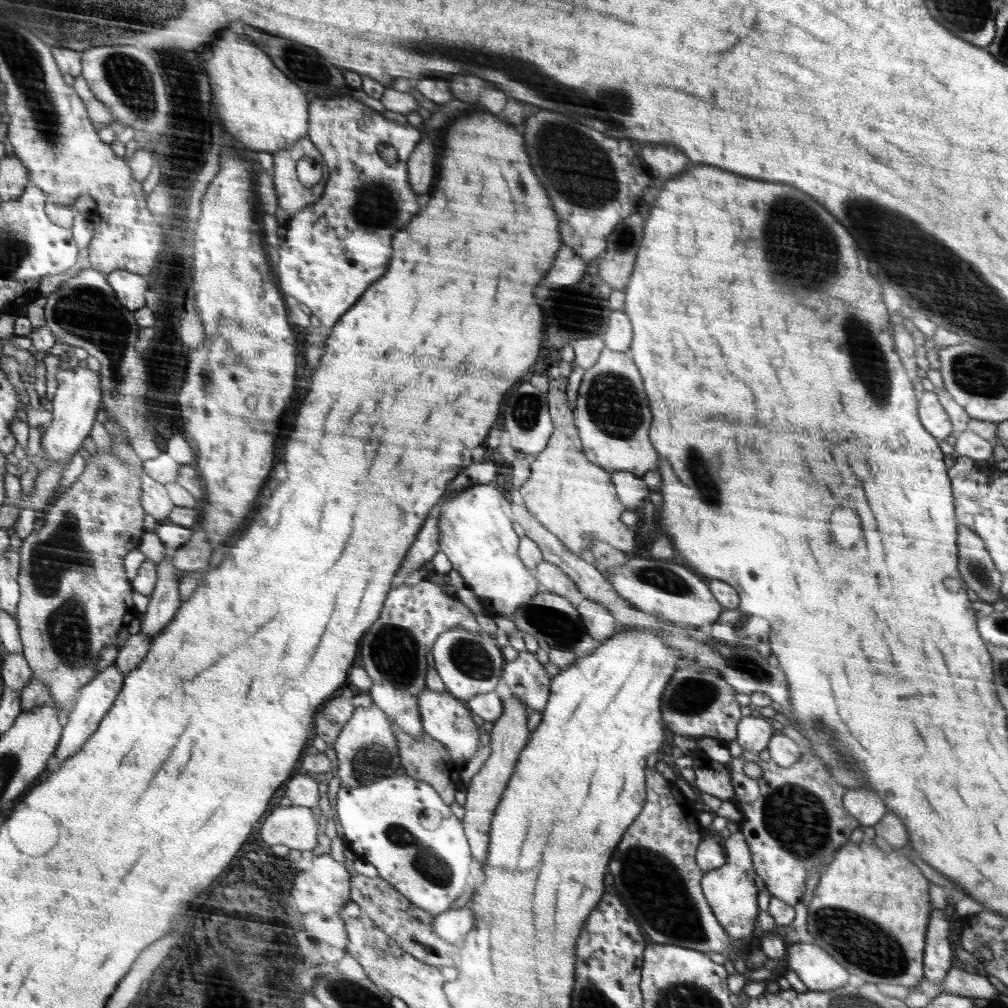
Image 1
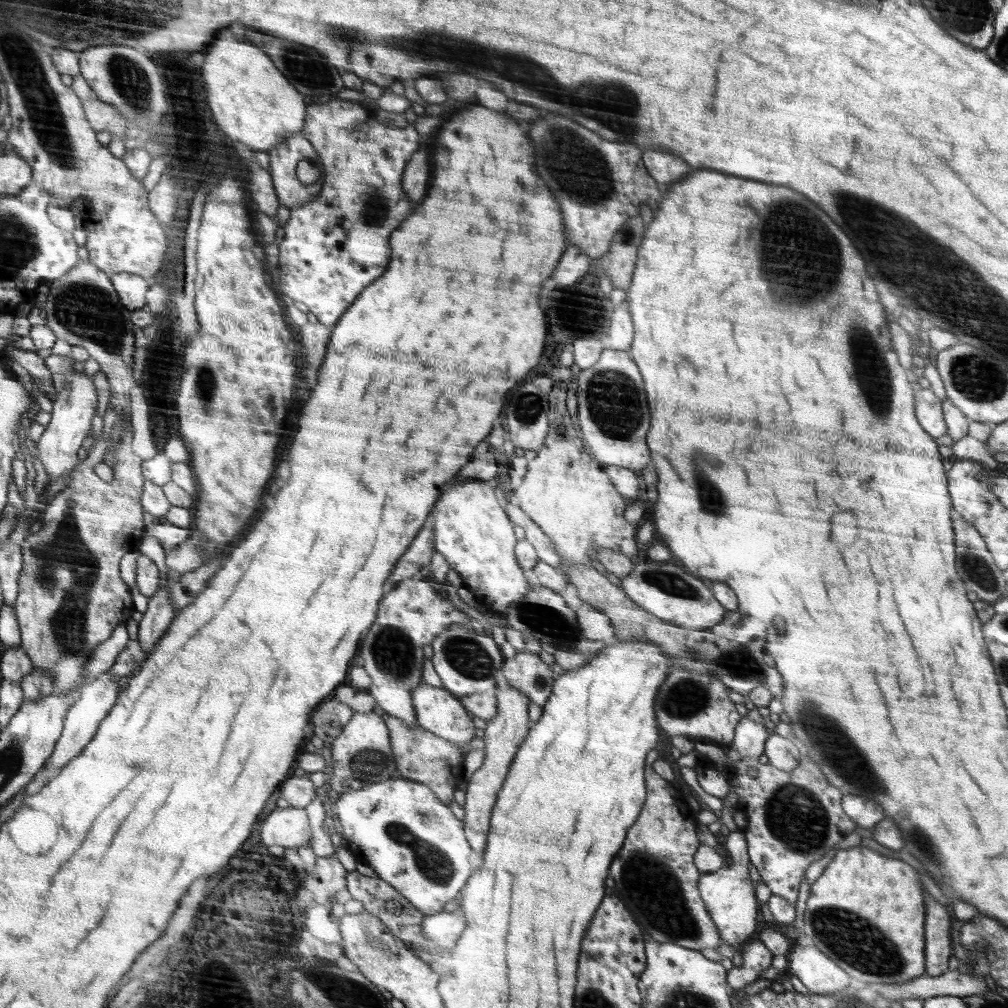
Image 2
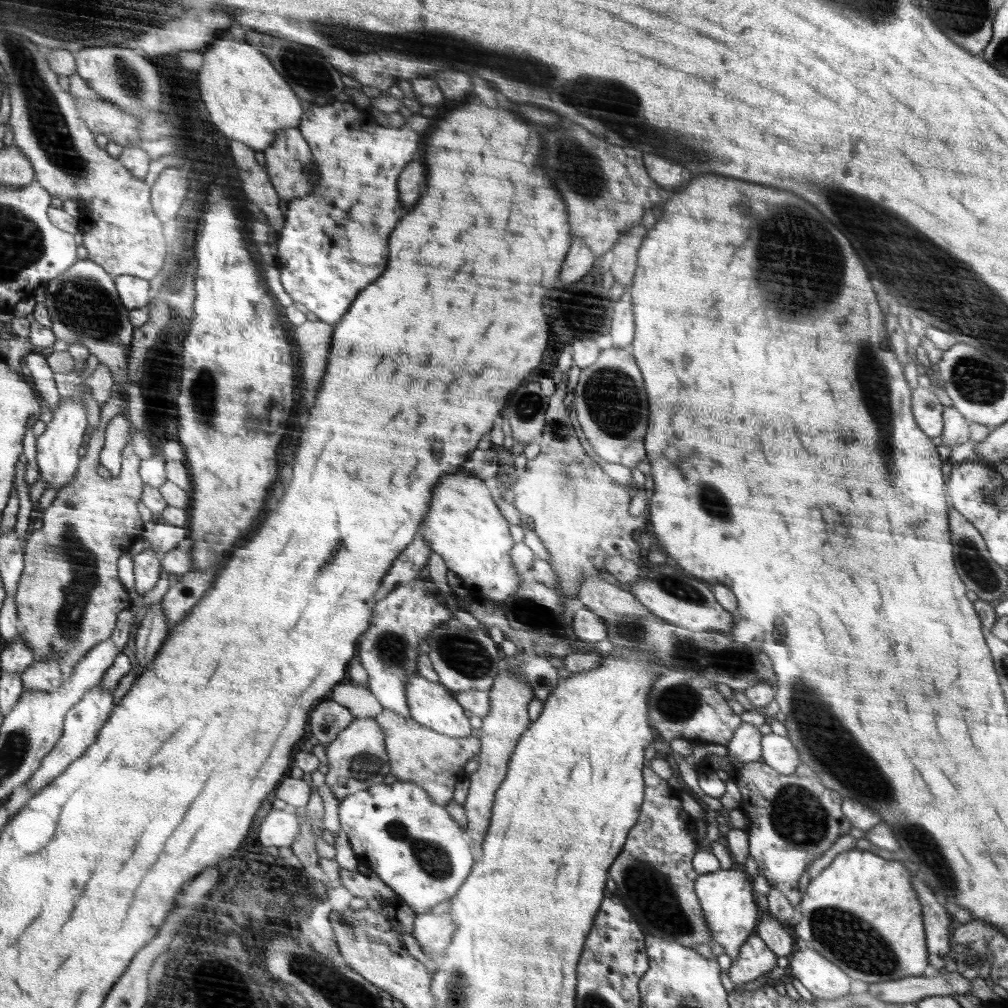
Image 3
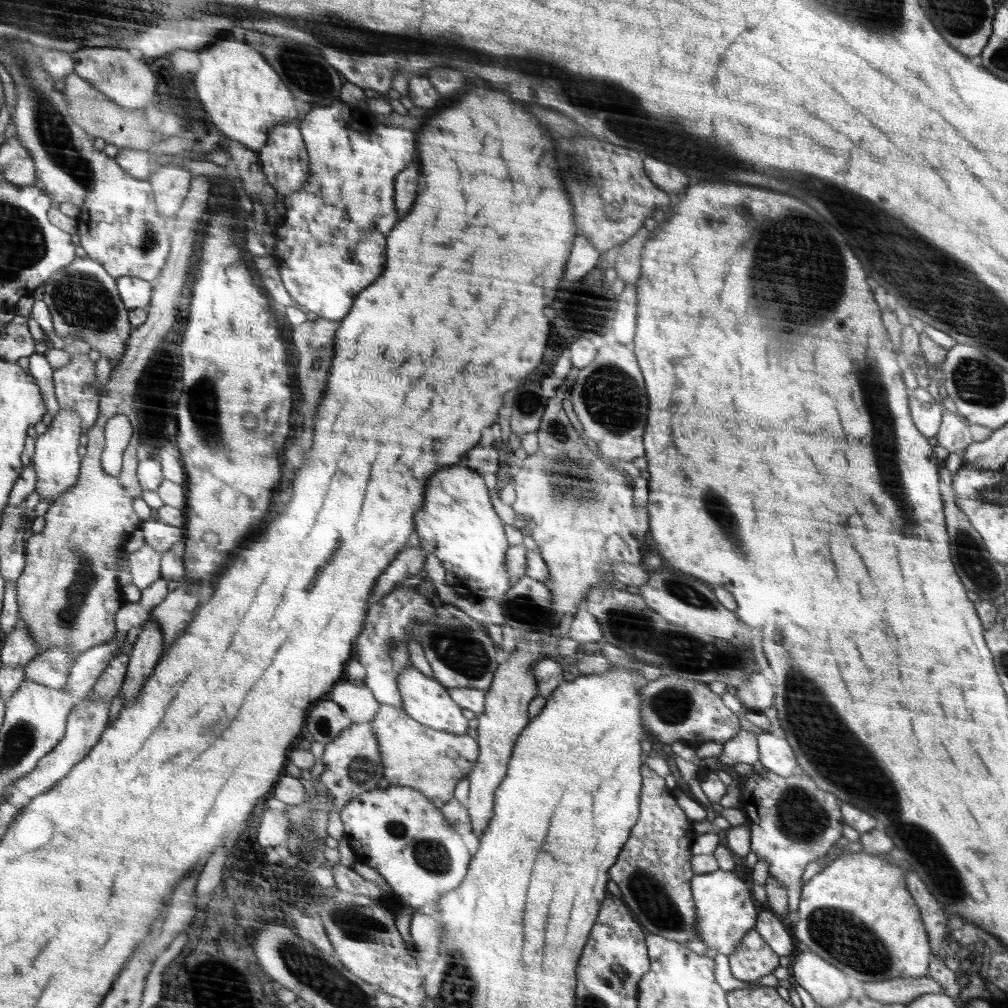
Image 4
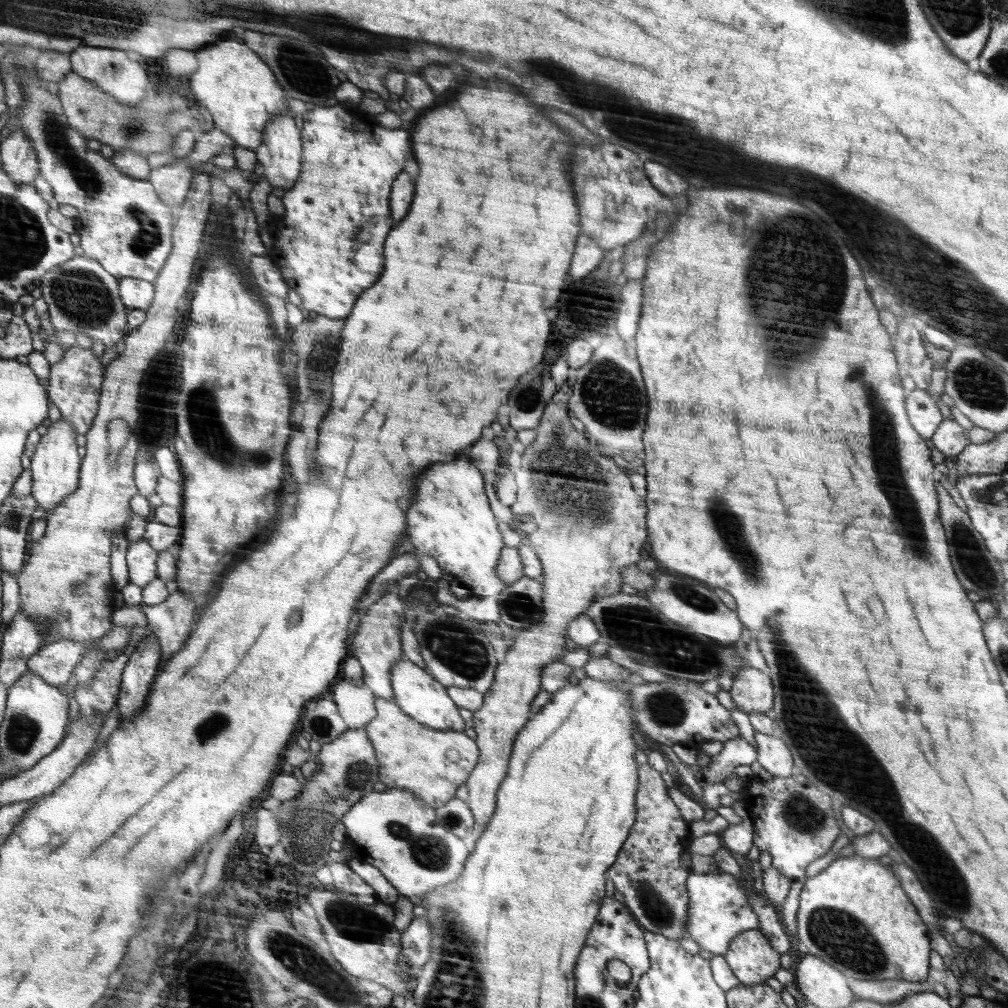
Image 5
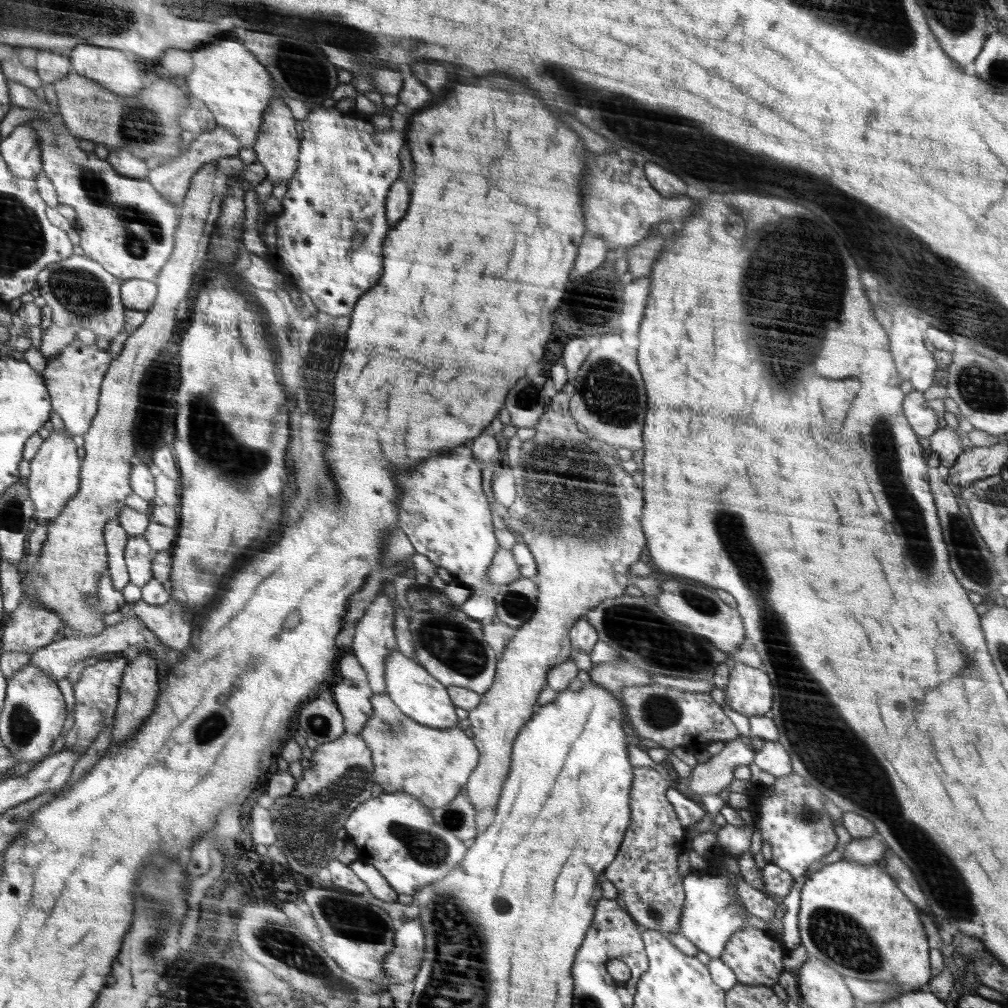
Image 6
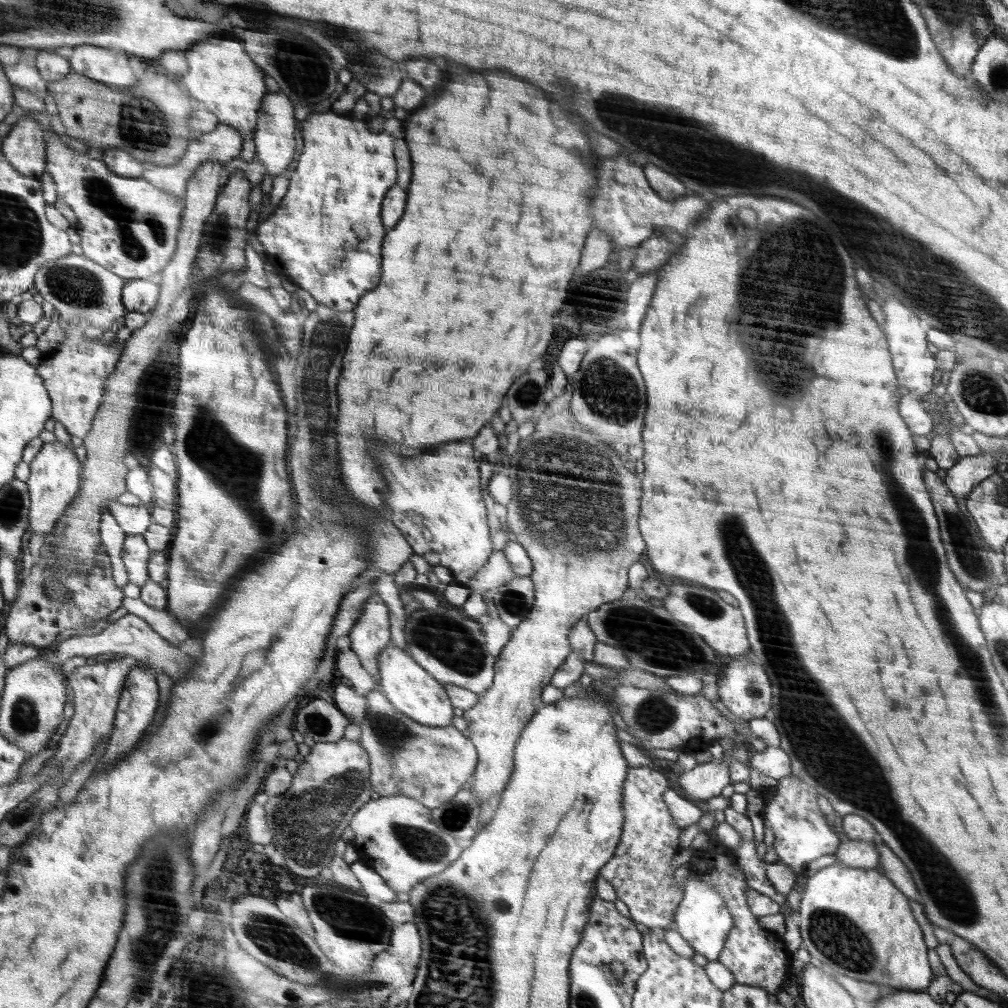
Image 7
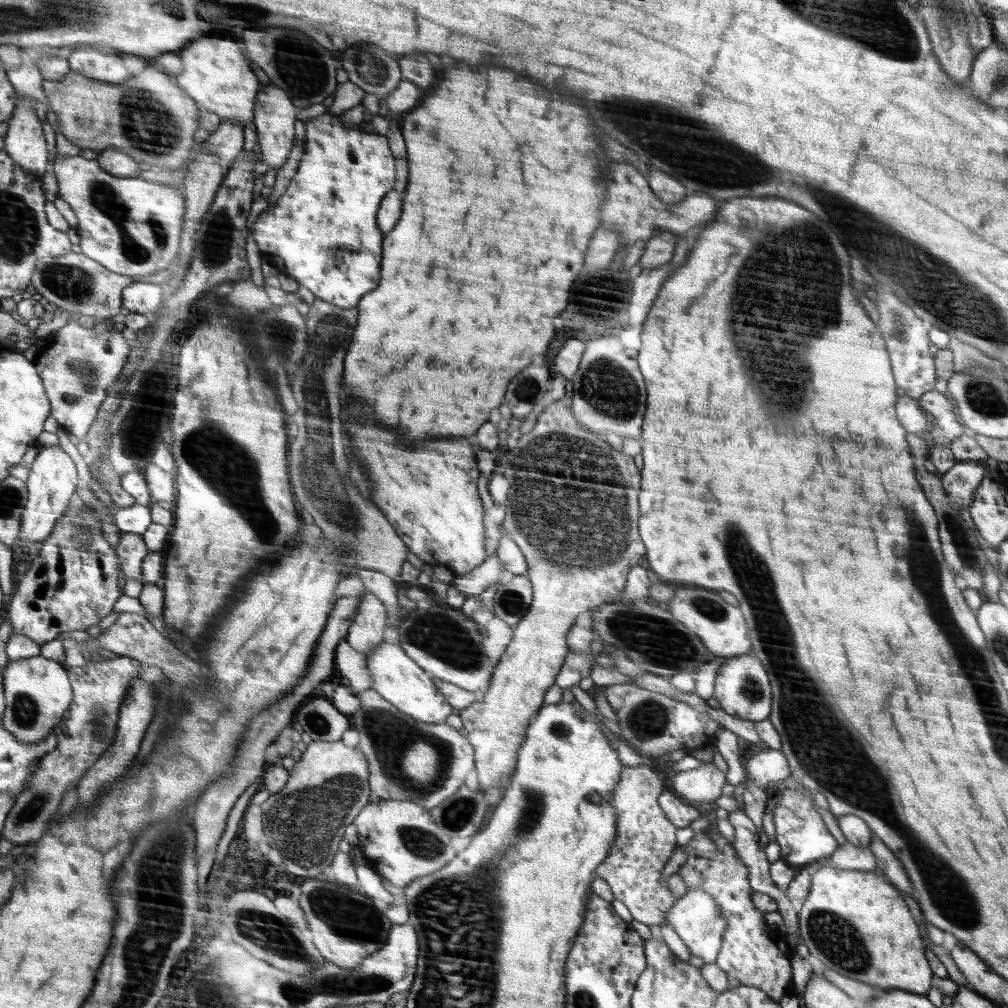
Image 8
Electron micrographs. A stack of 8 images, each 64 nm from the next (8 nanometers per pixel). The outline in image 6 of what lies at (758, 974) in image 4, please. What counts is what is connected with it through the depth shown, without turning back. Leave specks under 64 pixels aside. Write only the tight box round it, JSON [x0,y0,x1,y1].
[721,926,784,986]

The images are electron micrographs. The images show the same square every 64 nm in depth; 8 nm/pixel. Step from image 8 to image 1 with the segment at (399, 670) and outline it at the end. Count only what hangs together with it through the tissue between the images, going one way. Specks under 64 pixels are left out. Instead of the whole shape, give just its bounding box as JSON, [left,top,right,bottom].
[419,688,480,760]

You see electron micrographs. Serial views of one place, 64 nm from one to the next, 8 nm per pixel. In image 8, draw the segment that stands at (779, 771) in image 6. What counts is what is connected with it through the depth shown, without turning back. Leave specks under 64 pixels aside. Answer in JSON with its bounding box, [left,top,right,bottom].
[742,748,792,833]

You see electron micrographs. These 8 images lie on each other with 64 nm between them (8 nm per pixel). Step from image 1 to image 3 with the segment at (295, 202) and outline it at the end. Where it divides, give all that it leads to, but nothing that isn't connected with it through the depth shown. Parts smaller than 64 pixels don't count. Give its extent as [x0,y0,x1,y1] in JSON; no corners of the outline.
[263,128,316,203]

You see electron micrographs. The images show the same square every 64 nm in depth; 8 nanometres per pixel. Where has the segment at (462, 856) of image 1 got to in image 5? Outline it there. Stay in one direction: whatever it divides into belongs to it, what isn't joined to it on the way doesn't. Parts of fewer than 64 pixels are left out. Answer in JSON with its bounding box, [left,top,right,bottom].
[342,788,469,905]

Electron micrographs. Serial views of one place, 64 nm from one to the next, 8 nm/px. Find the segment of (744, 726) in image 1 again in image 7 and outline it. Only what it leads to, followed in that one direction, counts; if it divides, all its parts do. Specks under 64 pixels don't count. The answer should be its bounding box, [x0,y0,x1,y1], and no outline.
[678,745,750,800]

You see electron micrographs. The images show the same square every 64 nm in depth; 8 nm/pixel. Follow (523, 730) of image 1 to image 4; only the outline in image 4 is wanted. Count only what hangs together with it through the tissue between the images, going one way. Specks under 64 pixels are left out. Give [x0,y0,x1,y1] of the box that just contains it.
[466,381,649,838]

